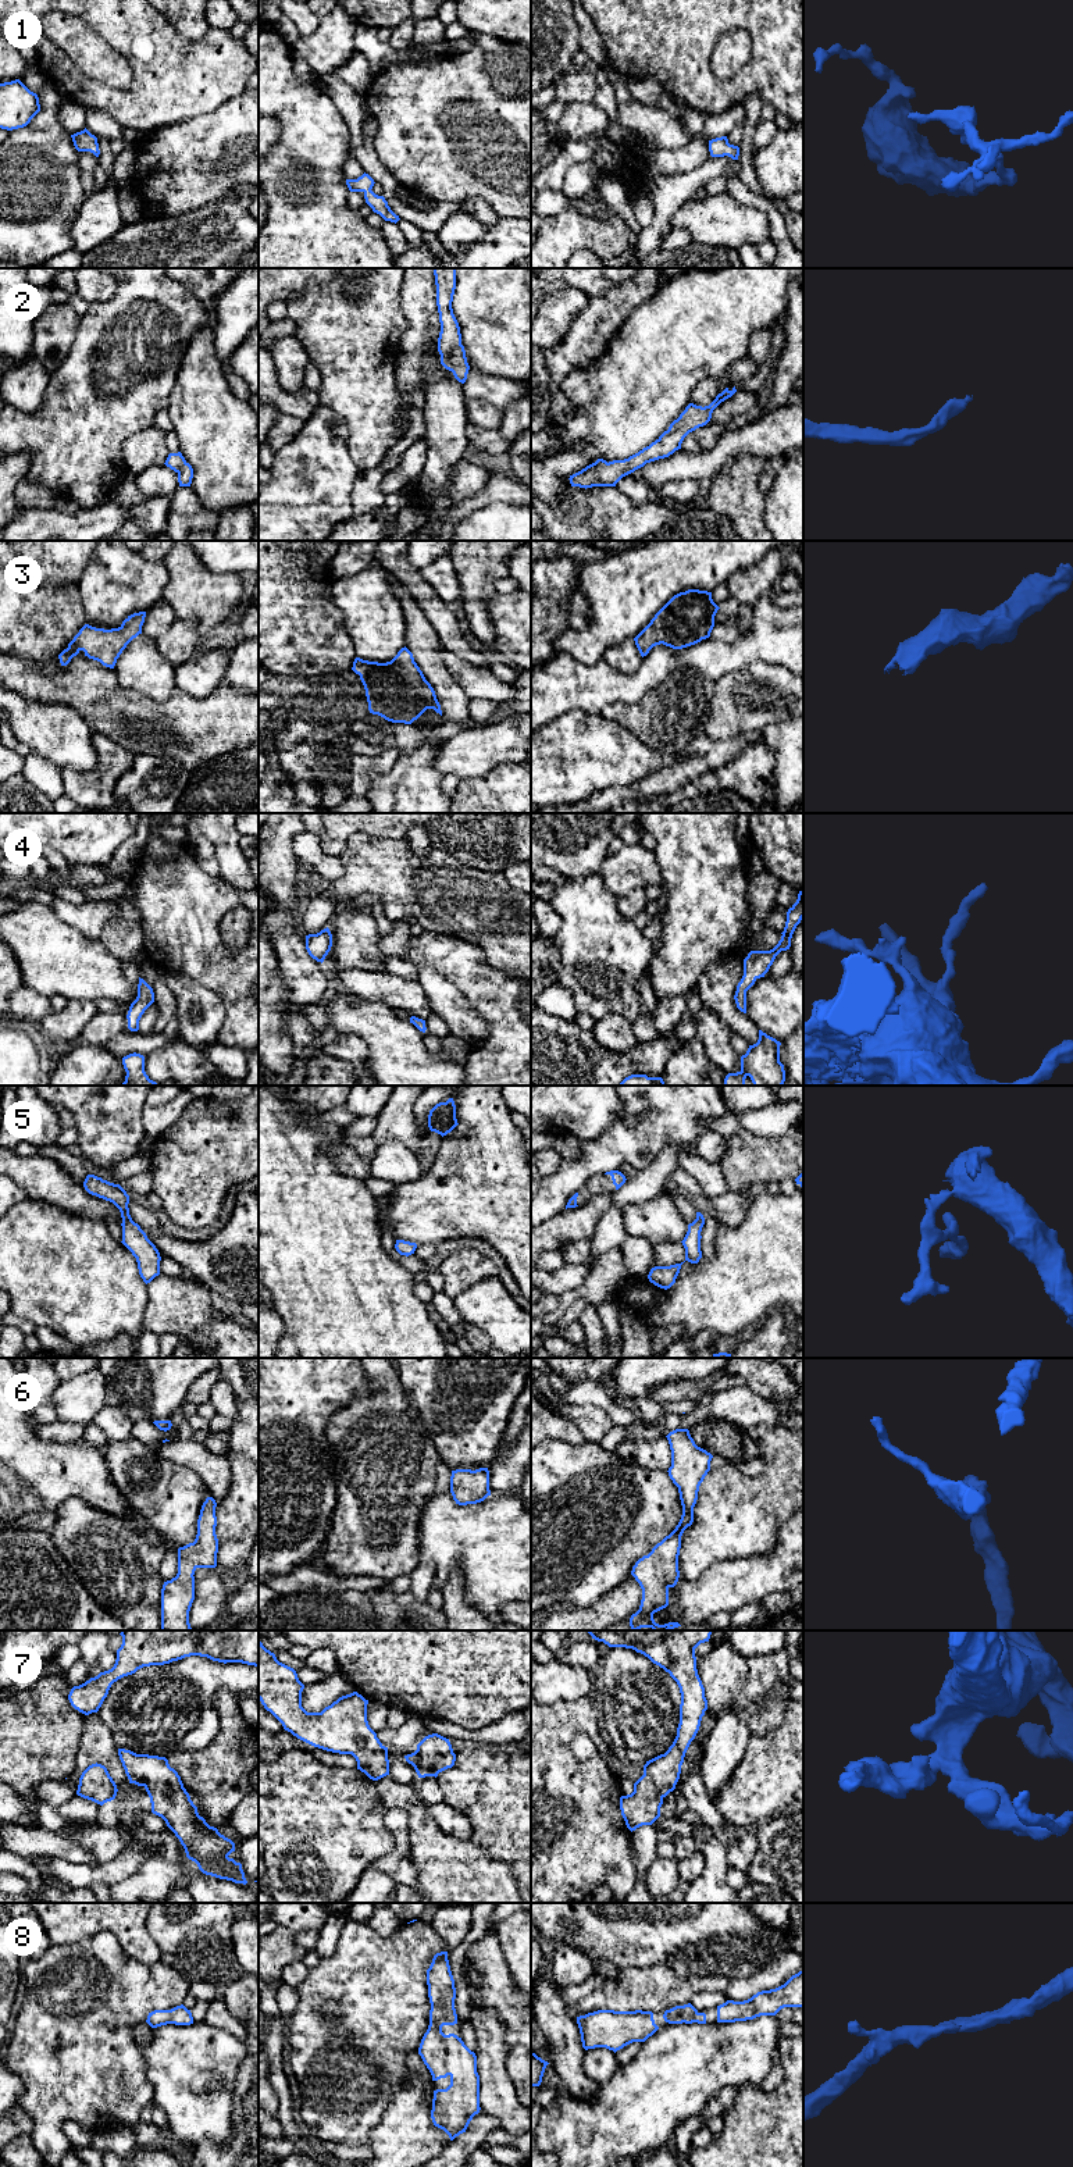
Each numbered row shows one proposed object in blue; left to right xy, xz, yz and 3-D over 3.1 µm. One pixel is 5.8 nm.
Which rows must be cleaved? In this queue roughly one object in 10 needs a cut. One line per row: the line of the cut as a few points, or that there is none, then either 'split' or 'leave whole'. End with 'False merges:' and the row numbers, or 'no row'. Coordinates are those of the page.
1: no cut; leave whole
2: no cut; leave whole
3: no cut; leave whole
4: no cut; leave whole
5: no cut; leave whole
6: no cut; leave whole
7: no cut; leave whole
8: no cut; leave whole
False merges: no row

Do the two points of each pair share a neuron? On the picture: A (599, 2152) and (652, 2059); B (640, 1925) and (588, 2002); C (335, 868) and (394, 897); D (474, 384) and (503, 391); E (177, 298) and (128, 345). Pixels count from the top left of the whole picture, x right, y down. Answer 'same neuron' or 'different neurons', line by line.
A: same neuron
B: different neurons
C: different neurons
D: same neuron
E: same neuron

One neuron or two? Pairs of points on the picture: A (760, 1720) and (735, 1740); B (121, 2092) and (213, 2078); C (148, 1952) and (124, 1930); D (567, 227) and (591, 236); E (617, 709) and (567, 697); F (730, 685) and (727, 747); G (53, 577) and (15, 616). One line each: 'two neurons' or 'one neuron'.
A: two neurons
B: two neurons
C: one neuron
D: one neuron
E: two neurons
F: two neurons
G: two neurons

